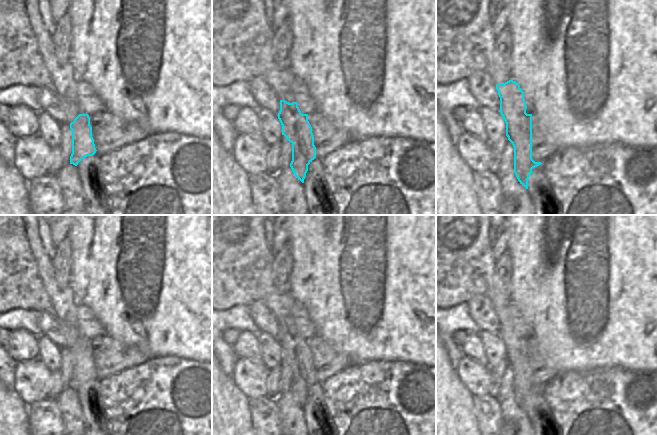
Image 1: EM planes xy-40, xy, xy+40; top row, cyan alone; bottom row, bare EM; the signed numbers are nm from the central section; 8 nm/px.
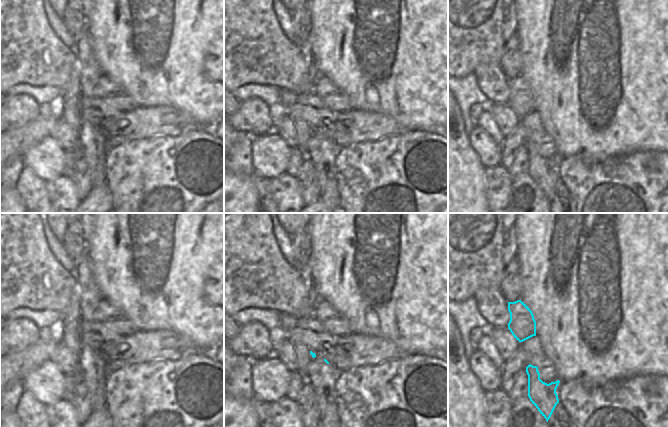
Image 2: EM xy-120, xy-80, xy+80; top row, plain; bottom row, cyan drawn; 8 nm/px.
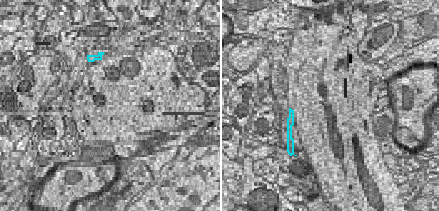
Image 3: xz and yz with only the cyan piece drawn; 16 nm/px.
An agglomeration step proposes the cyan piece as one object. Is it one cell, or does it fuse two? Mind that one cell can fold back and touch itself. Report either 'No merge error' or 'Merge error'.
Merge error.

